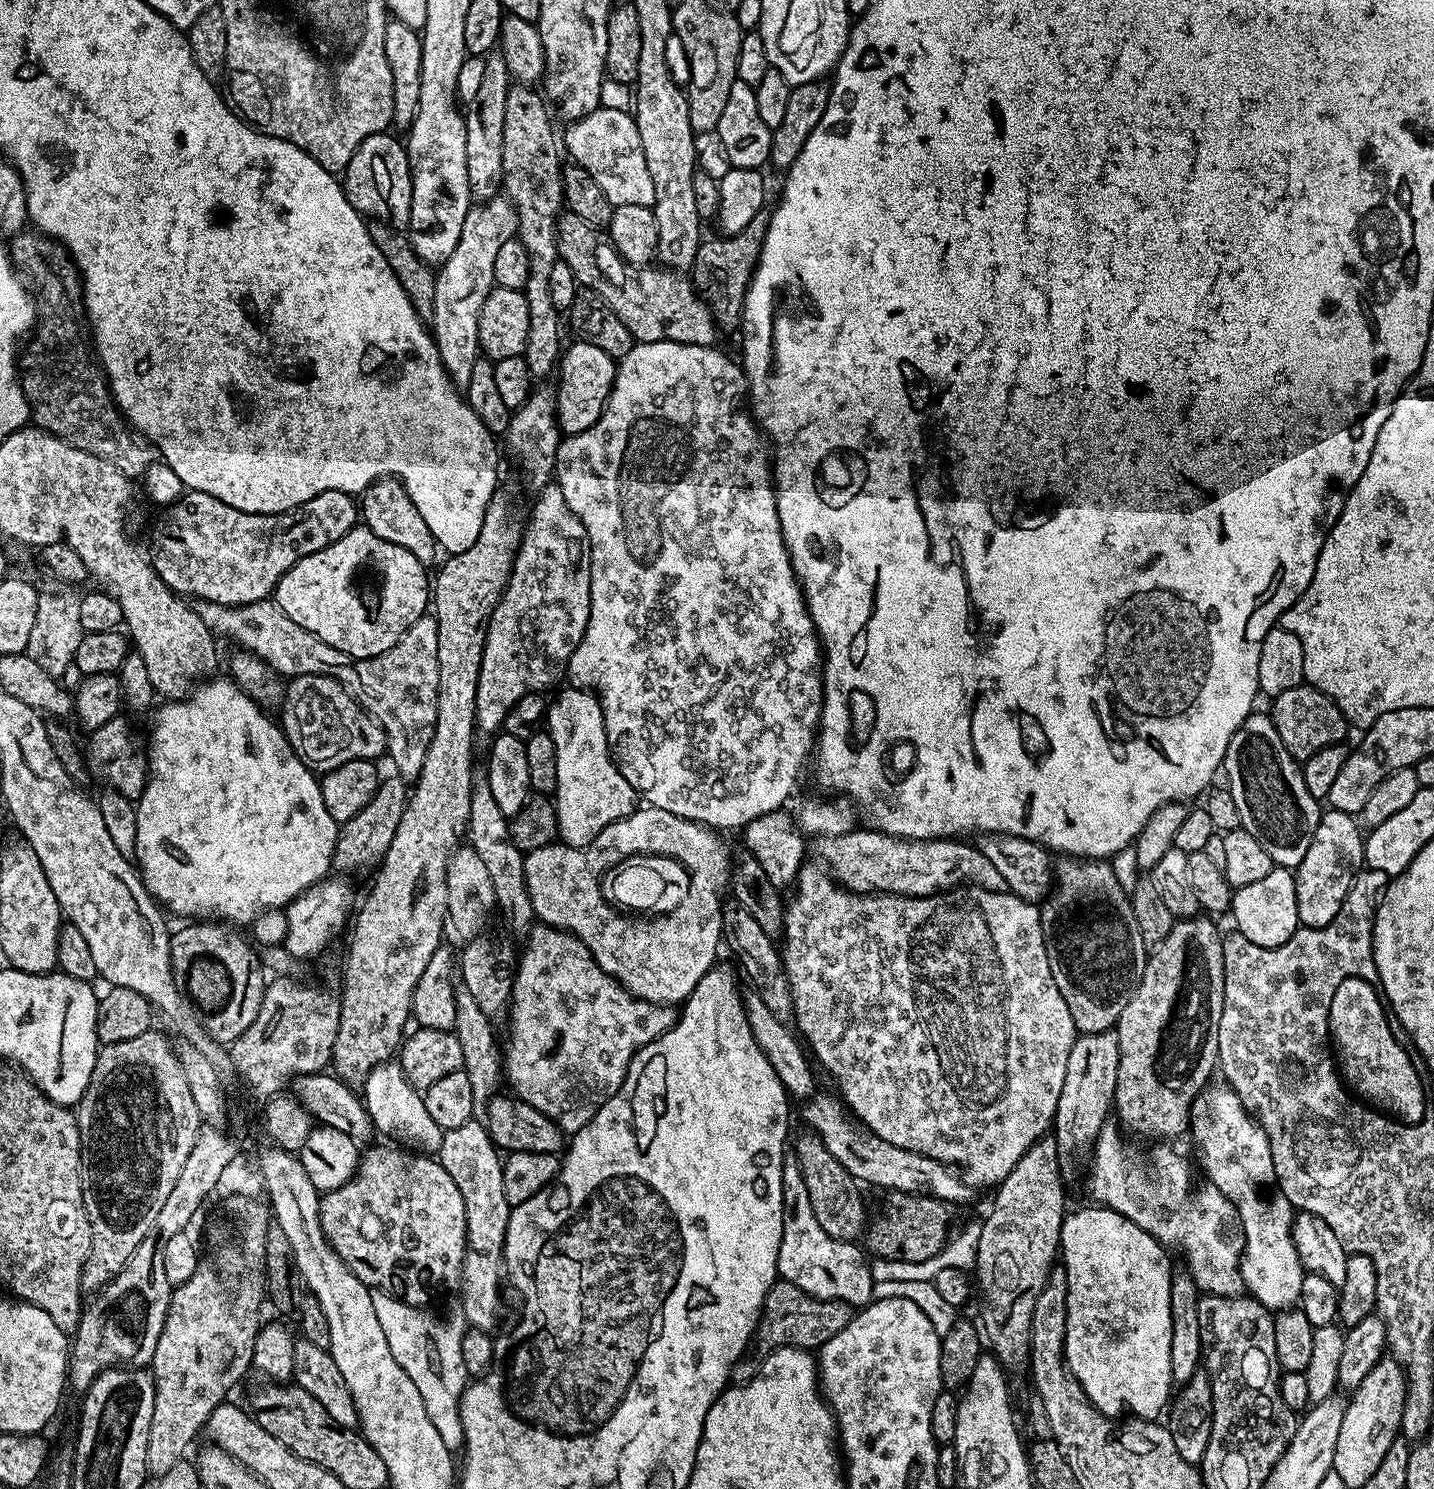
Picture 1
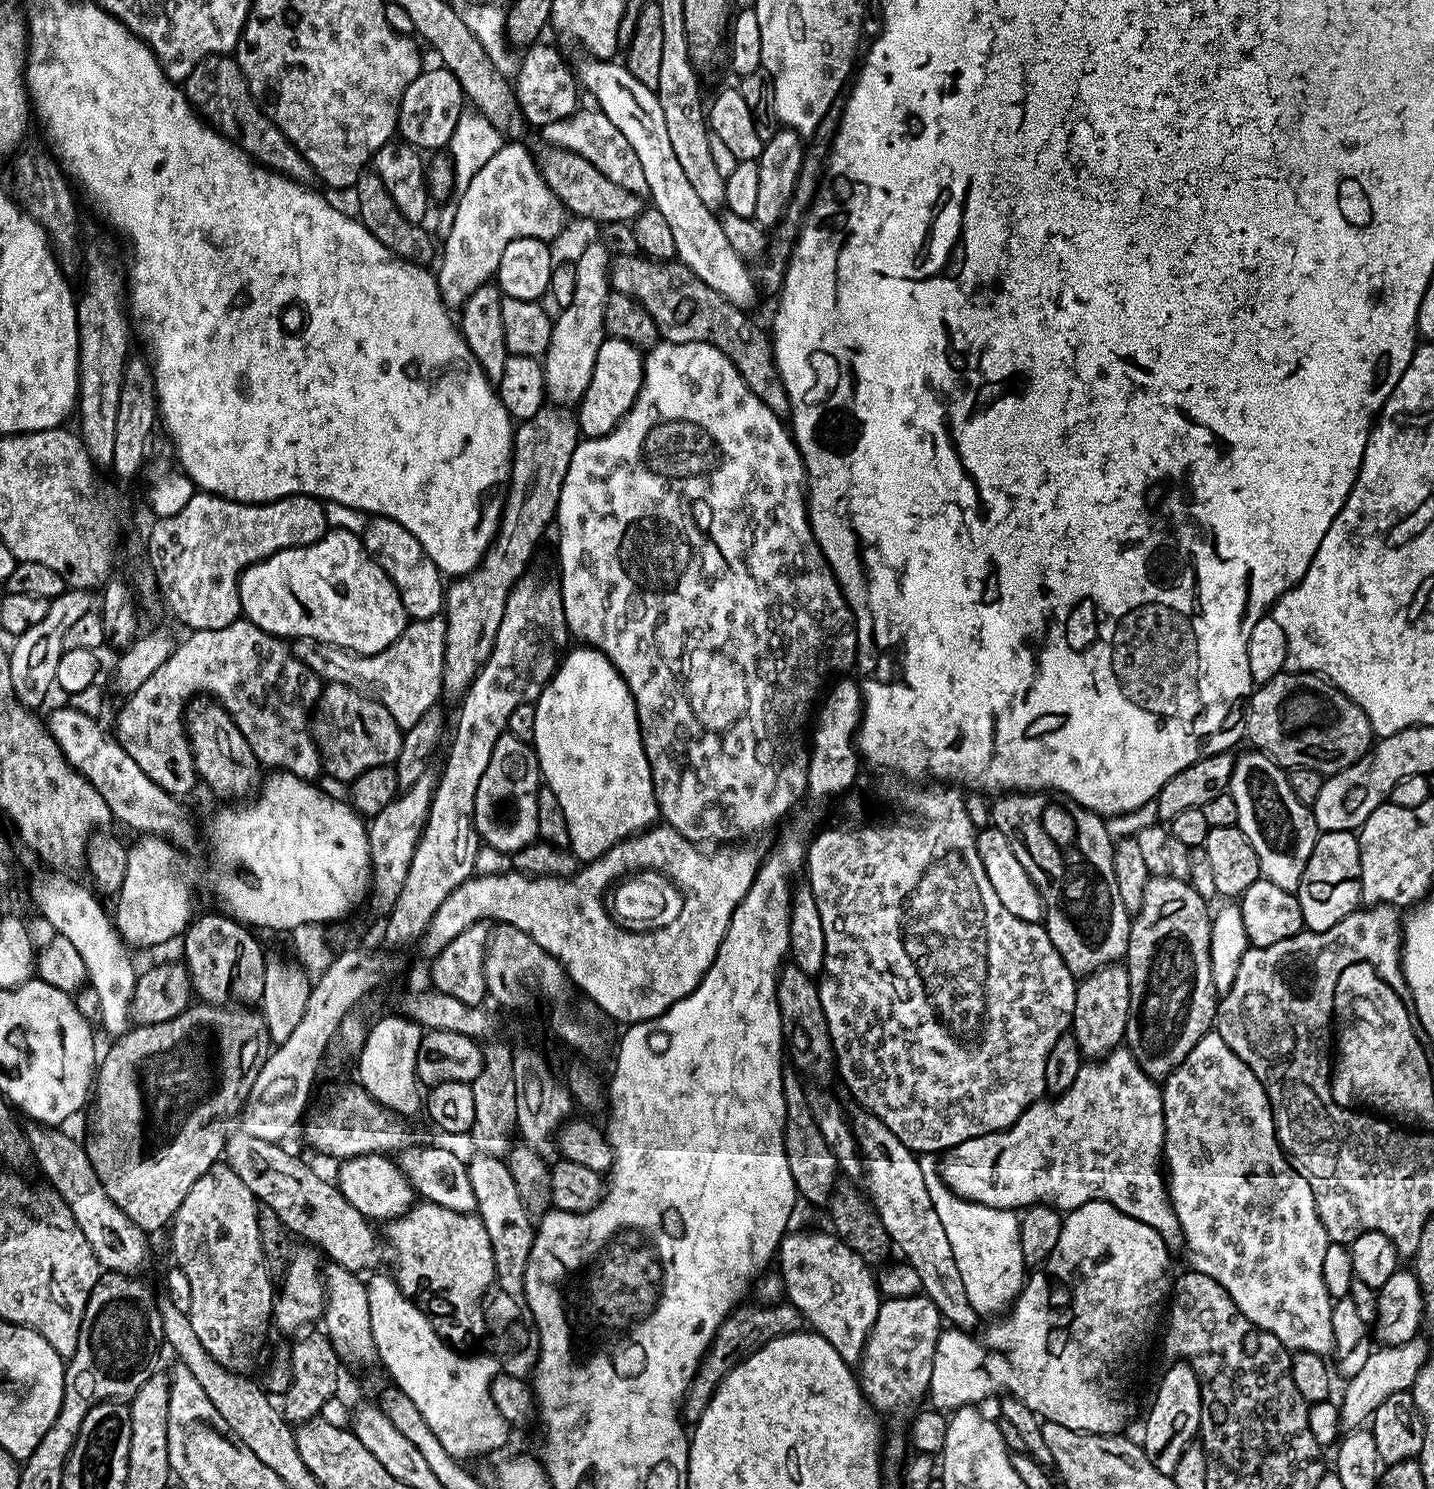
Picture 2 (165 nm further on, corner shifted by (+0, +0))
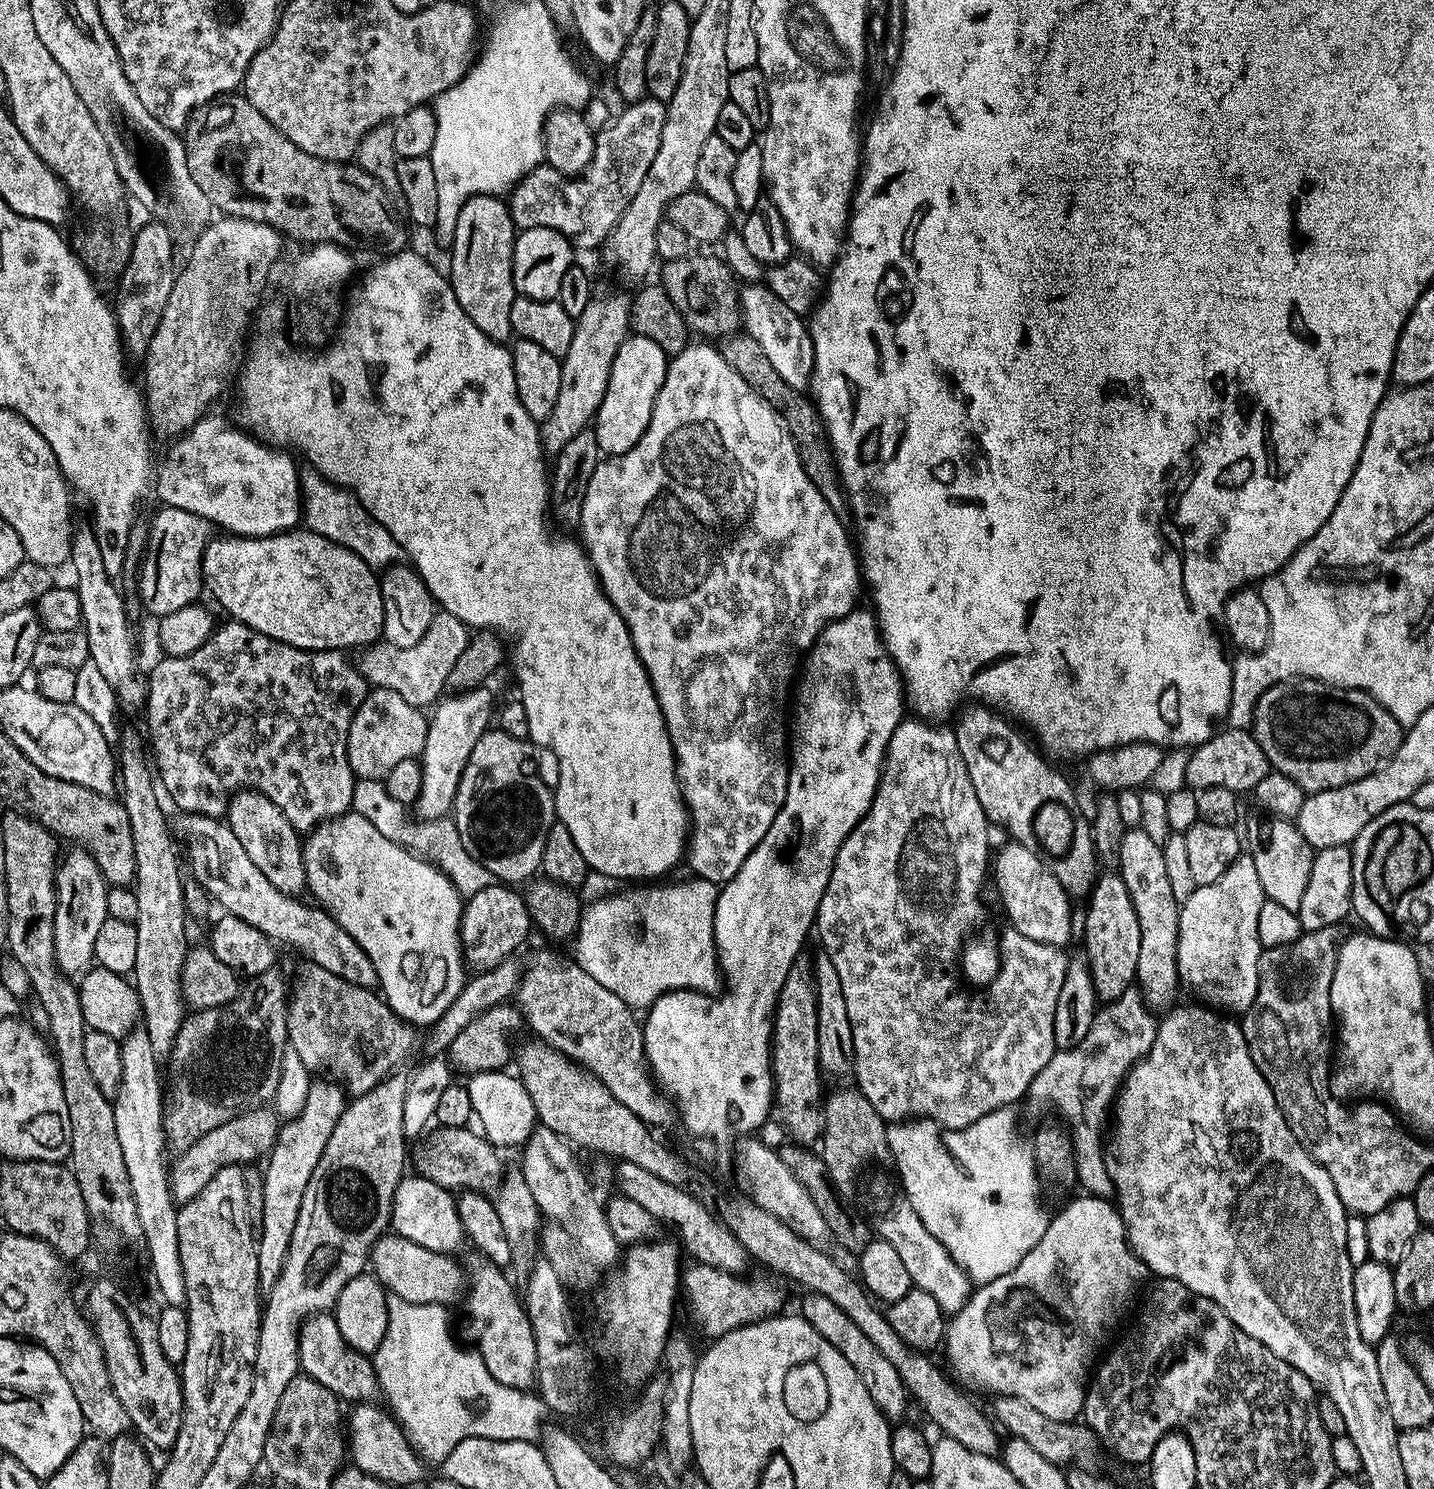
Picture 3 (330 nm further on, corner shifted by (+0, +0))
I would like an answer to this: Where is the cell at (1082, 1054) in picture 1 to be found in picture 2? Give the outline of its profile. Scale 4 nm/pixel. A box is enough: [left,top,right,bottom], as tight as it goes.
[1070,963,1130,1061]

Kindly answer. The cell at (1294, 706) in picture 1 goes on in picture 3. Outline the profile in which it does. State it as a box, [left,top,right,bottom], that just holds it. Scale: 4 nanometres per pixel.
[1250,678,1405,794]

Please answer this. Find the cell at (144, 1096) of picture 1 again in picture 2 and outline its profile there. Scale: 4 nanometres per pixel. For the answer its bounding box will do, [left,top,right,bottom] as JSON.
[83,1002,270,1234]

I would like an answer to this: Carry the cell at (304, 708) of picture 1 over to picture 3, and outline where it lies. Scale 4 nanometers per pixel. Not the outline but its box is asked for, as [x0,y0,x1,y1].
[346,688,429,781]

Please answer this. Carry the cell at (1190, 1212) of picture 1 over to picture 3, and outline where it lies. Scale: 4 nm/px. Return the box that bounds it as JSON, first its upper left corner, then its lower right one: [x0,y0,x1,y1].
[1027,987,1158,1198]

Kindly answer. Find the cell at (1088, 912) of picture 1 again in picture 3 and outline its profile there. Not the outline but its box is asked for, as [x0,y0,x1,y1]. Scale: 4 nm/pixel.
[954,702,1098,897]

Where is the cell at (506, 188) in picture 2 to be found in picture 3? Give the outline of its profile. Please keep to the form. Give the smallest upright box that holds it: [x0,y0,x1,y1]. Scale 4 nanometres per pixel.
[506,98,667,249]

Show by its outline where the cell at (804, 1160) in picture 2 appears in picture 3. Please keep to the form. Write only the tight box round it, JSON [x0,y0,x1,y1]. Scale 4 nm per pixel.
[772,954,822,1146]

